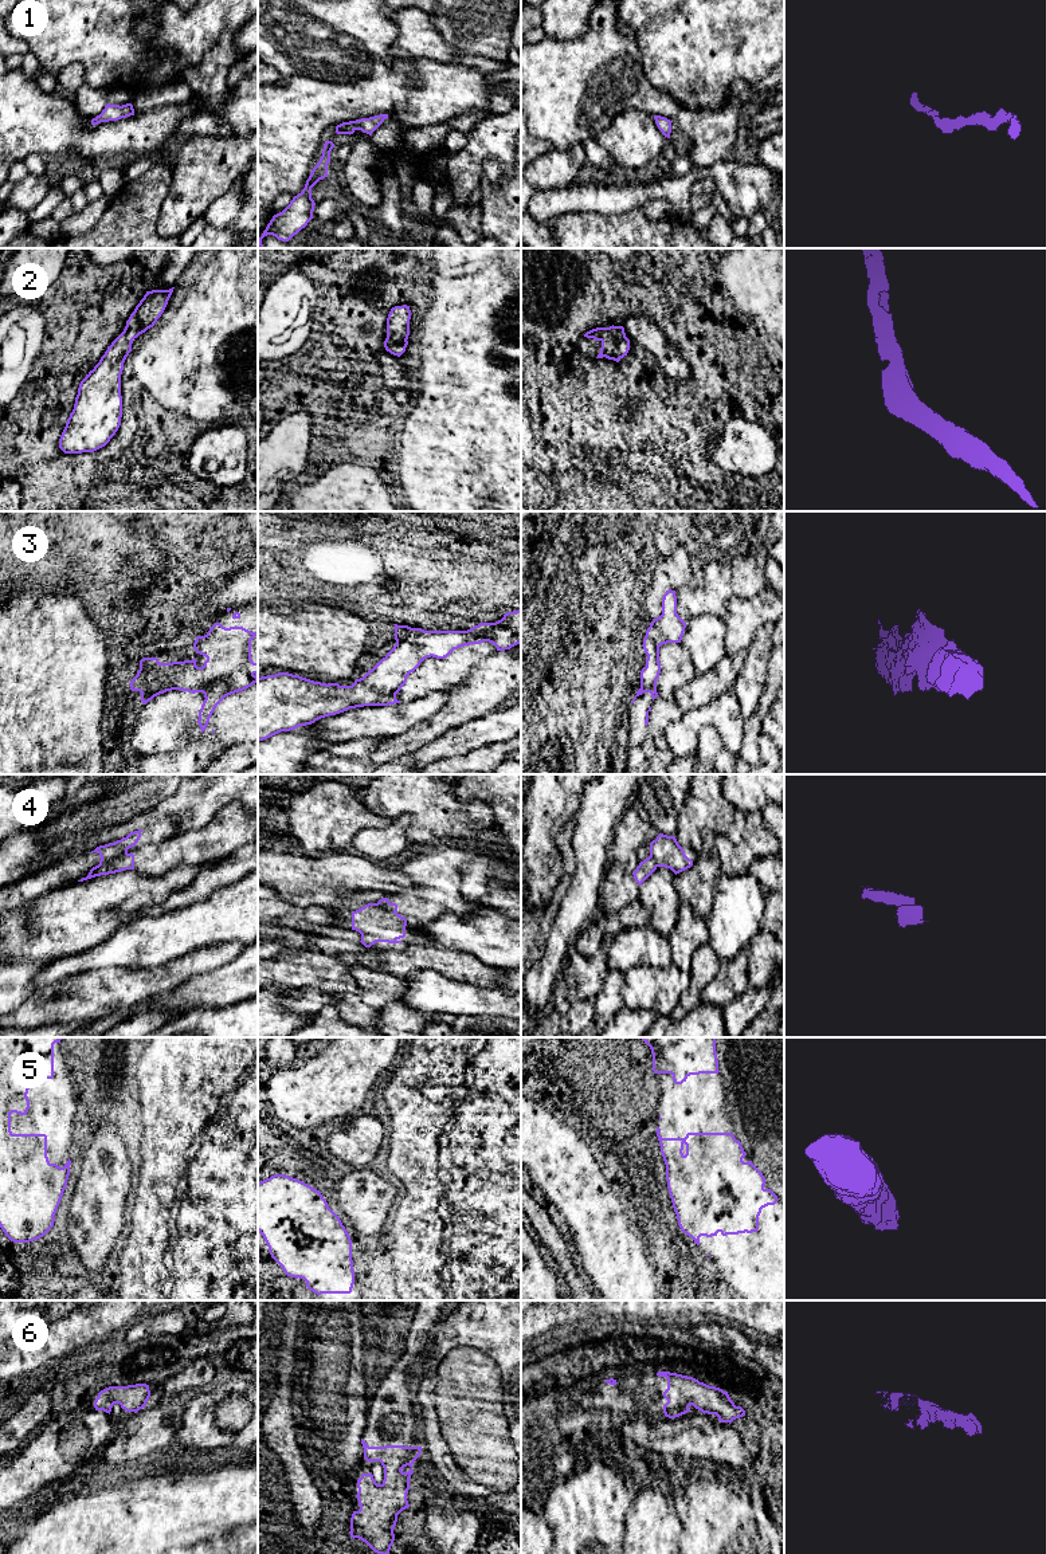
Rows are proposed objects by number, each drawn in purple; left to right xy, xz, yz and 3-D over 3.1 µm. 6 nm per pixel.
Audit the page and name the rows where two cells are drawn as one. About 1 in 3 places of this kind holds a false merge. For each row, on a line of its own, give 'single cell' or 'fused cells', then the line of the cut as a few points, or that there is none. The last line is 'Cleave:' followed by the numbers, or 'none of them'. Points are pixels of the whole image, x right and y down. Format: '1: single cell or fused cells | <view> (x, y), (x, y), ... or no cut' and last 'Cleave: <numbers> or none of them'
1: single cell | no cut
2: single cell | no cut
3: fused cells | xy (196, 671), (173, 667), (153, 677), (147, 689)
4: fused cells | xy (126, 852), (90, 872)
5: single cell | no cut
6: single cell | no cut
Cleave: 3, 4

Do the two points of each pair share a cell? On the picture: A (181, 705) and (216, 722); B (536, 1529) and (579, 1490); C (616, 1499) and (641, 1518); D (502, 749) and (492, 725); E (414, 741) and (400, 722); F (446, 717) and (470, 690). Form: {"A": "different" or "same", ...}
{"A": "different", "B": "different", "C": "different", "D": "different", "E": "different", "F": "same"}

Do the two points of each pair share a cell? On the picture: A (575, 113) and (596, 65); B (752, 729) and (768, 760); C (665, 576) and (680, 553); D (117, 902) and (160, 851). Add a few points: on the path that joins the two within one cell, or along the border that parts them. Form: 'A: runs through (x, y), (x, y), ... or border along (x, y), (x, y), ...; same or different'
A: runs through (575, 101), (575, 93), (591, 77); same
B: border along (762, 733), (760, 757), (757, 760); different
C: runs through (672, 573), (680, 560); same
D: border along (172, 868), (160, 875), (133, 870), (109, 874); different

